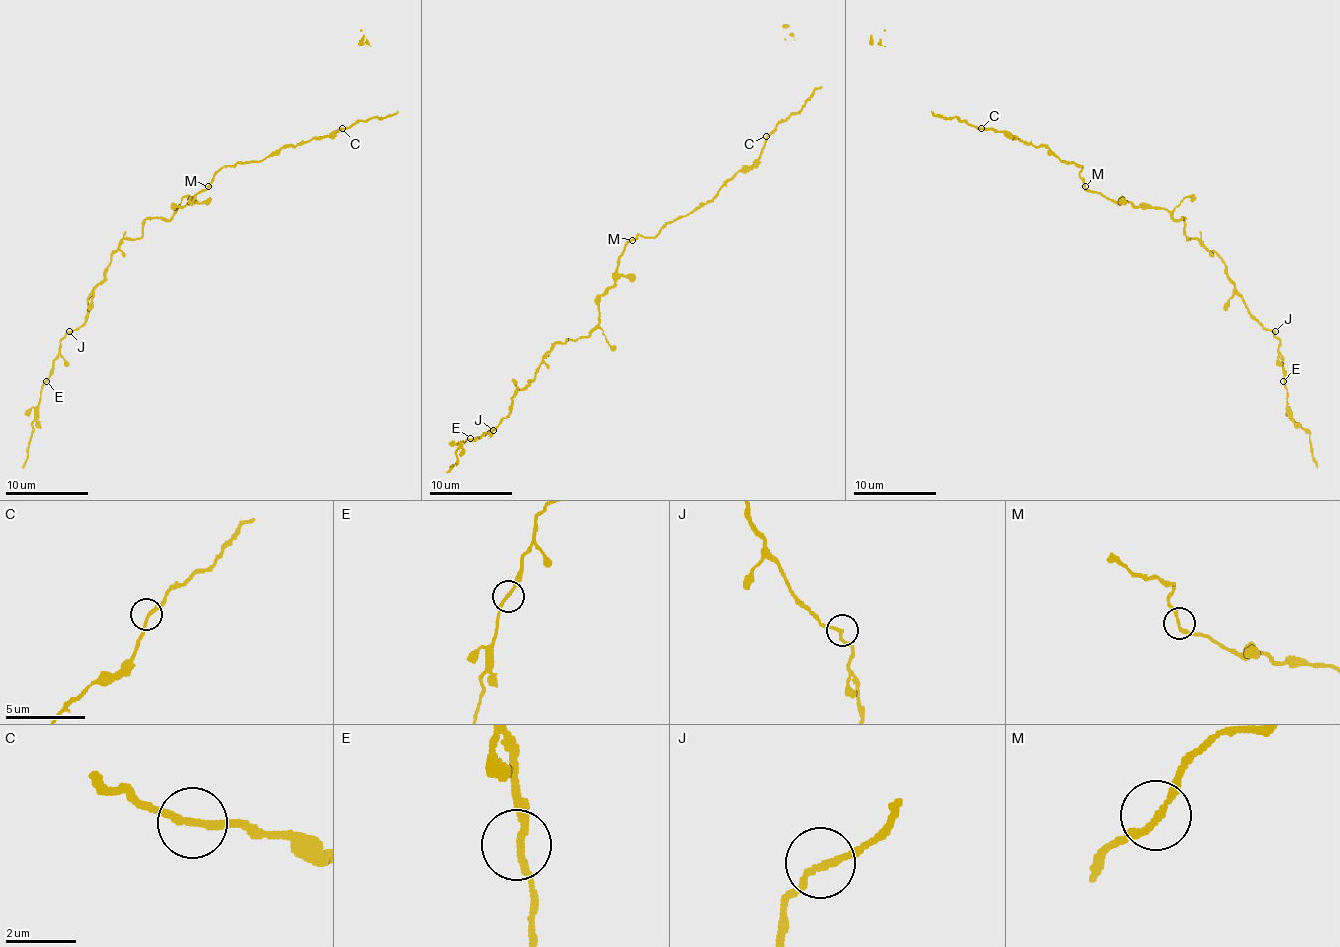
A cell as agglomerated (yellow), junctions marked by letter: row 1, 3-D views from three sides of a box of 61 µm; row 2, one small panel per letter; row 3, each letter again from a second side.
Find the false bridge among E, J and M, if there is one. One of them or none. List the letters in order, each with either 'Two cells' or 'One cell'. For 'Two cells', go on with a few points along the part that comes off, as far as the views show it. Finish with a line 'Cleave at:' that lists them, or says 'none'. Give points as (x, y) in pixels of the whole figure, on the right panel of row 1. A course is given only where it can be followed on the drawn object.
E: One cell
J: One cell
M: Two cells
Cleave at: M

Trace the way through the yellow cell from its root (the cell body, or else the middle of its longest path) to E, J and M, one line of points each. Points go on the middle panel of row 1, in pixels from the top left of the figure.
E: (615, 281), (600, 297), (598, 324), (586, 337), (557, 343), (511, 399), (511, 411), (470, 438)
J: (615, 281), (600, 297), (598, 324), (586, 337), (557, 343), (493, 430)
M: (615, 281), (617, 262), (623, 247), (631, 239)

